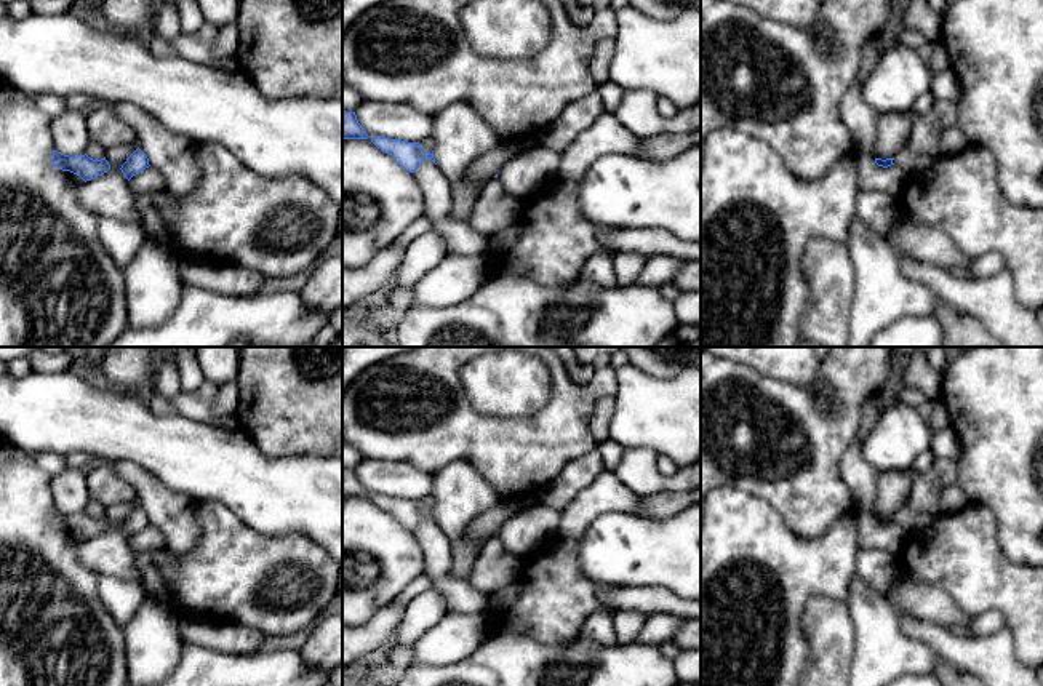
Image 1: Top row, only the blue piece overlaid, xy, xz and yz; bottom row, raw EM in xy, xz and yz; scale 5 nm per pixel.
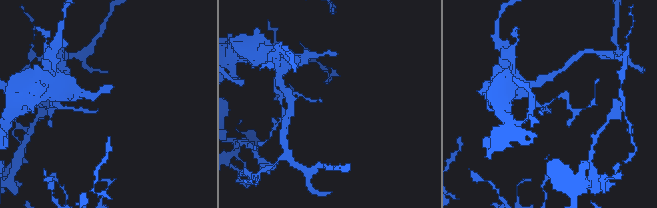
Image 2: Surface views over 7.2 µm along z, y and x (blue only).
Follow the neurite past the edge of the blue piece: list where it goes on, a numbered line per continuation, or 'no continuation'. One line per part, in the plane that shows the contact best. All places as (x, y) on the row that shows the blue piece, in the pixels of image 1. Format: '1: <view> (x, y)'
1: yz (922, 147)

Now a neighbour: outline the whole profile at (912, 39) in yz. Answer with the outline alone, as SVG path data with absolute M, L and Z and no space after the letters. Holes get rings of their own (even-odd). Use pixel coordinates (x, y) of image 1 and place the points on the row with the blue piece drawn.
M904 30L897 34L896 38L912 50L918 50L921 45L928 43L928 38L917 30Z

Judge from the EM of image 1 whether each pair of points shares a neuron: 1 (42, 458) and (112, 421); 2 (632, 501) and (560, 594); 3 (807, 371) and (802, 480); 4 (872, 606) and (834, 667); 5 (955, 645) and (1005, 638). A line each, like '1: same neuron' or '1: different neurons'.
1: different neurons
2: same neuron
3: different neurons
4: different neurons
5: same neuron

